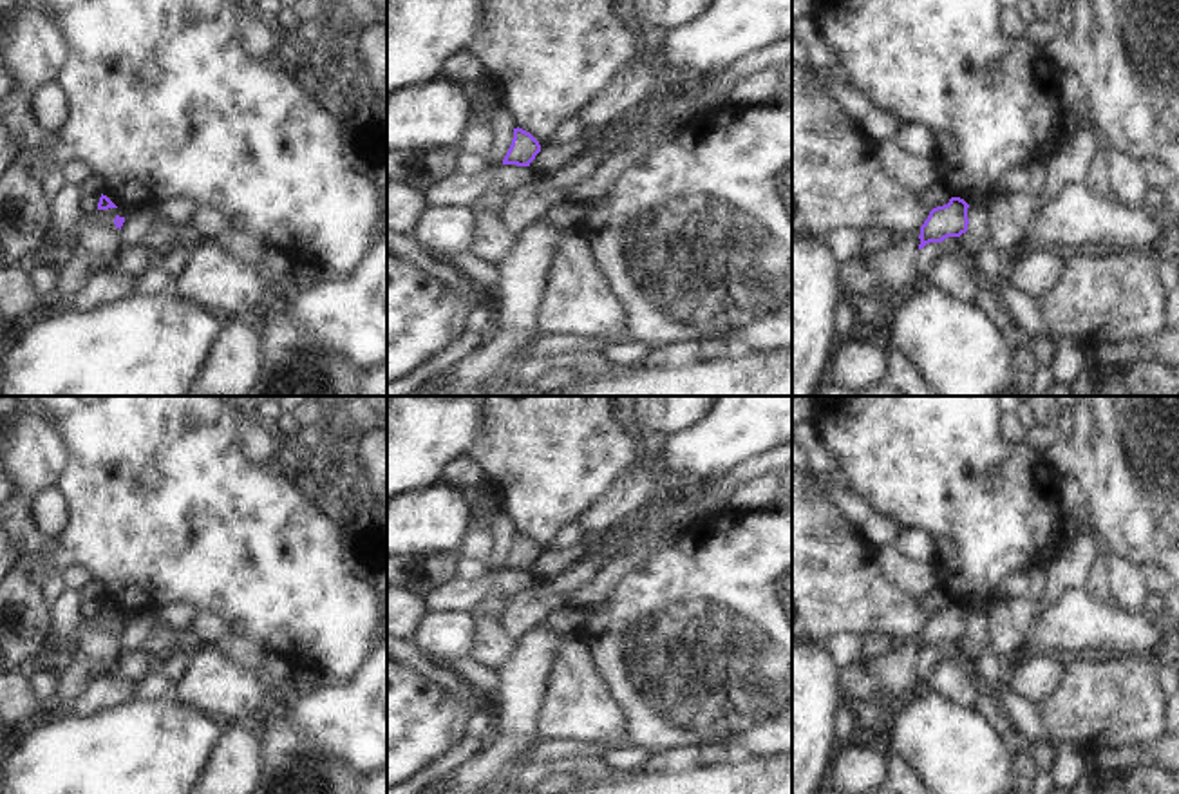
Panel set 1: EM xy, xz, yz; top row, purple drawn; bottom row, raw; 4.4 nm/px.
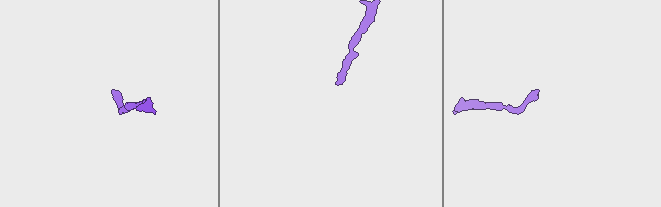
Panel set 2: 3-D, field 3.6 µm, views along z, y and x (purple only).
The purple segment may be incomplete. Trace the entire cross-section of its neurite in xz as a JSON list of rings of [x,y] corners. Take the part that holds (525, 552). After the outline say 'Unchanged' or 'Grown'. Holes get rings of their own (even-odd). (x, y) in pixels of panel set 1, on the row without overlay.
[[[517,532],[514,534],[514,544],[503,564],[503,570],[530,572],[539,557],[539,546],[530,537]]]. Unchanged

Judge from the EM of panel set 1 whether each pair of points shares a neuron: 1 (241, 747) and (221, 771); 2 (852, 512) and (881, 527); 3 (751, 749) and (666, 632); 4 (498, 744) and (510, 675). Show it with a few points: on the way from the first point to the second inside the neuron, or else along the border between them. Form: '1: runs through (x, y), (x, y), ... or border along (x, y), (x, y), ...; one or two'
1: runs through (239, 753), (226, 765); one
2: runs through (859, 514), (874, 527); one
3: runs through (747, 720), (689, 661); one
4: runs through (510, 727), (510, 691); one

